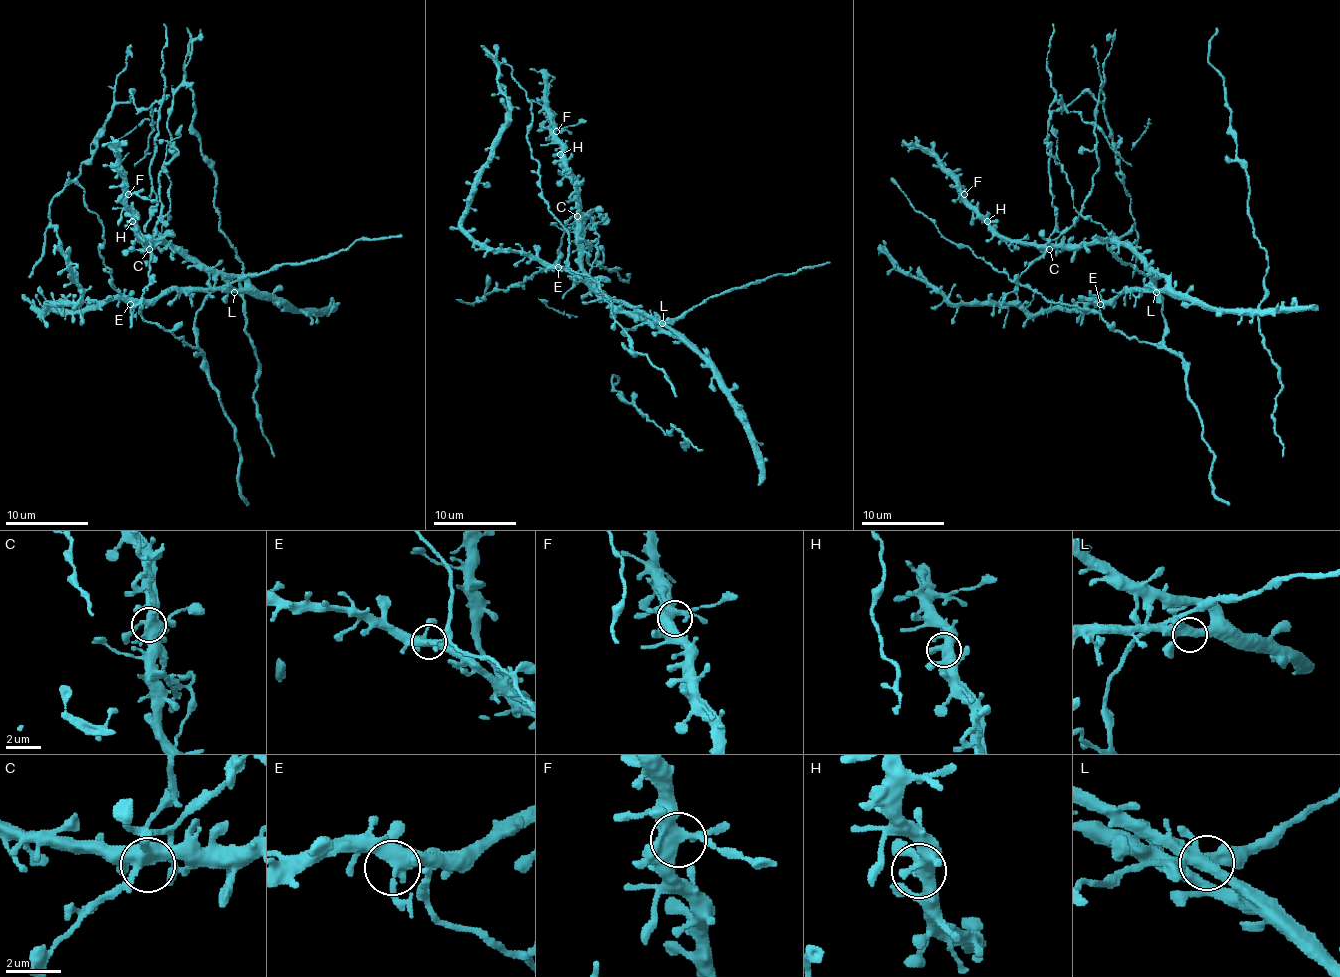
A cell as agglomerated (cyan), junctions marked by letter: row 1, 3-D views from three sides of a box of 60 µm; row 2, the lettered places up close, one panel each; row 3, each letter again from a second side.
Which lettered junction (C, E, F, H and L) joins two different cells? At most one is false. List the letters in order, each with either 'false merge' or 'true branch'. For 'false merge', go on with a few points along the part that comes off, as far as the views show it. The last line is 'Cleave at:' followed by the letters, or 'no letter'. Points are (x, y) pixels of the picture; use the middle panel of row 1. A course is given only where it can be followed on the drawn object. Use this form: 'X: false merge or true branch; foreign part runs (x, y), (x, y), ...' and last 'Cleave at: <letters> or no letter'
C: false merge; foreign part runs (577, 217), (594, 246), (604, 215), (594, 212), (562, 235), (556, 265), (473, 304), (456, 300)
E: true branch
F: true branch
H: true branch
L: true branch
Cleave at: C

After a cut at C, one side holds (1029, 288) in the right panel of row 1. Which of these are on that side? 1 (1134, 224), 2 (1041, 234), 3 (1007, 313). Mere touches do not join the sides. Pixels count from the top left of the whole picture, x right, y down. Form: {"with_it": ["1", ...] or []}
{"with_it": []}

